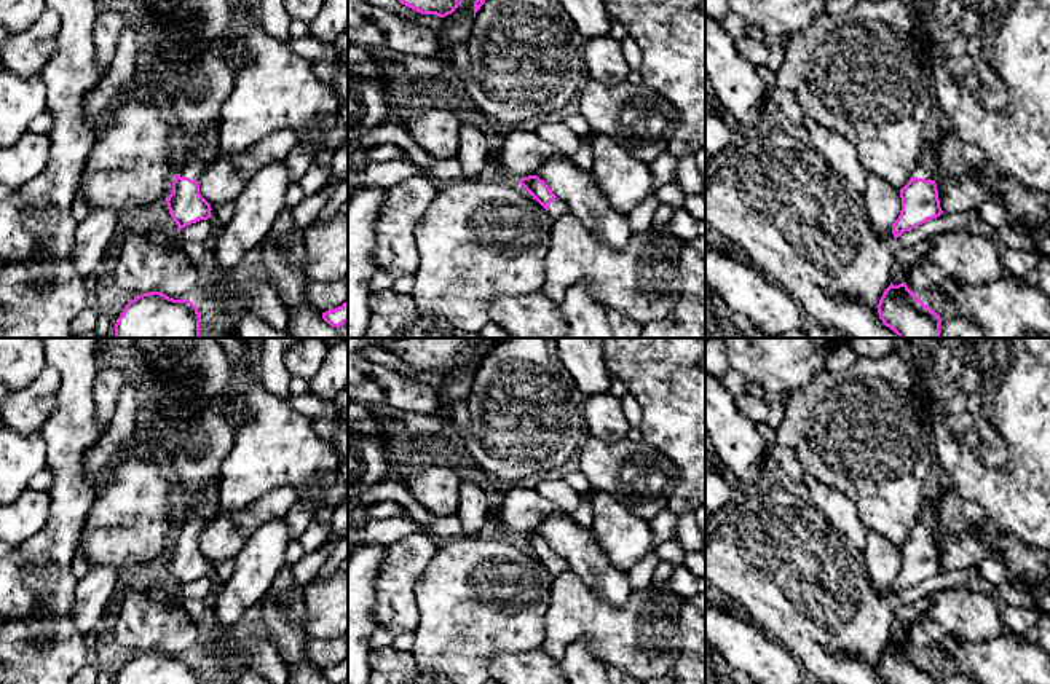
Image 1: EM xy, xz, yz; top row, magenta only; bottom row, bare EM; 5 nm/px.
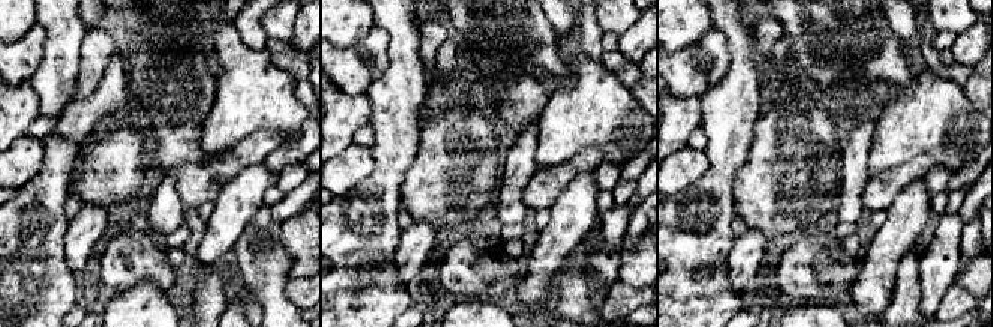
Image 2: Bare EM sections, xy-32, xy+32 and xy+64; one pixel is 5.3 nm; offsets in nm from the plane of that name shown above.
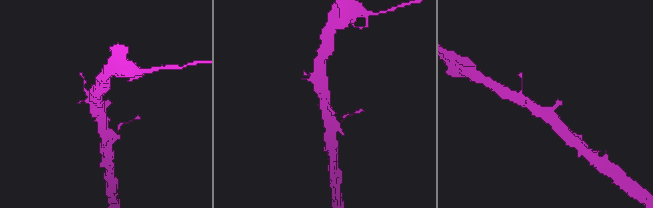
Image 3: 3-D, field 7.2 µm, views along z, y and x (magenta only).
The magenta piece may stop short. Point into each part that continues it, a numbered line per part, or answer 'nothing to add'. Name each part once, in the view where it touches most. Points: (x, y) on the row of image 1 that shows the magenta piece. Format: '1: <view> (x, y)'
1: yz (924, 169)

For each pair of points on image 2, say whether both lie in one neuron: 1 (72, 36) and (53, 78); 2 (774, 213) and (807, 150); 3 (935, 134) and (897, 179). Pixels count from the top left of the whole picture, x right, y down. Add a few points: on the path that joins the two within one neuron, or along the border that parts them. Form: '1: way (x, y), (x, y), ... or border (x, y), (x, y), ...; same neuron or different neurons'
1: way (65, 47), (60, 68); same neuron
2: way (774, 198), (792, 177), (794, 165); same neuron
3: border (936, 164), (929, 155), (918, 155), (884, 173); different neurons

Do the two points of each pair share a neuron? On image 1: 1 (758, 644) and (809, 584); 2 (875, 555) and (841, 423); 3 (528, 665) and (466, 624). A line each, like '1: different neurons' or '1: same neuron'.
1: different neurons
2: same neuron
3: different neurons

